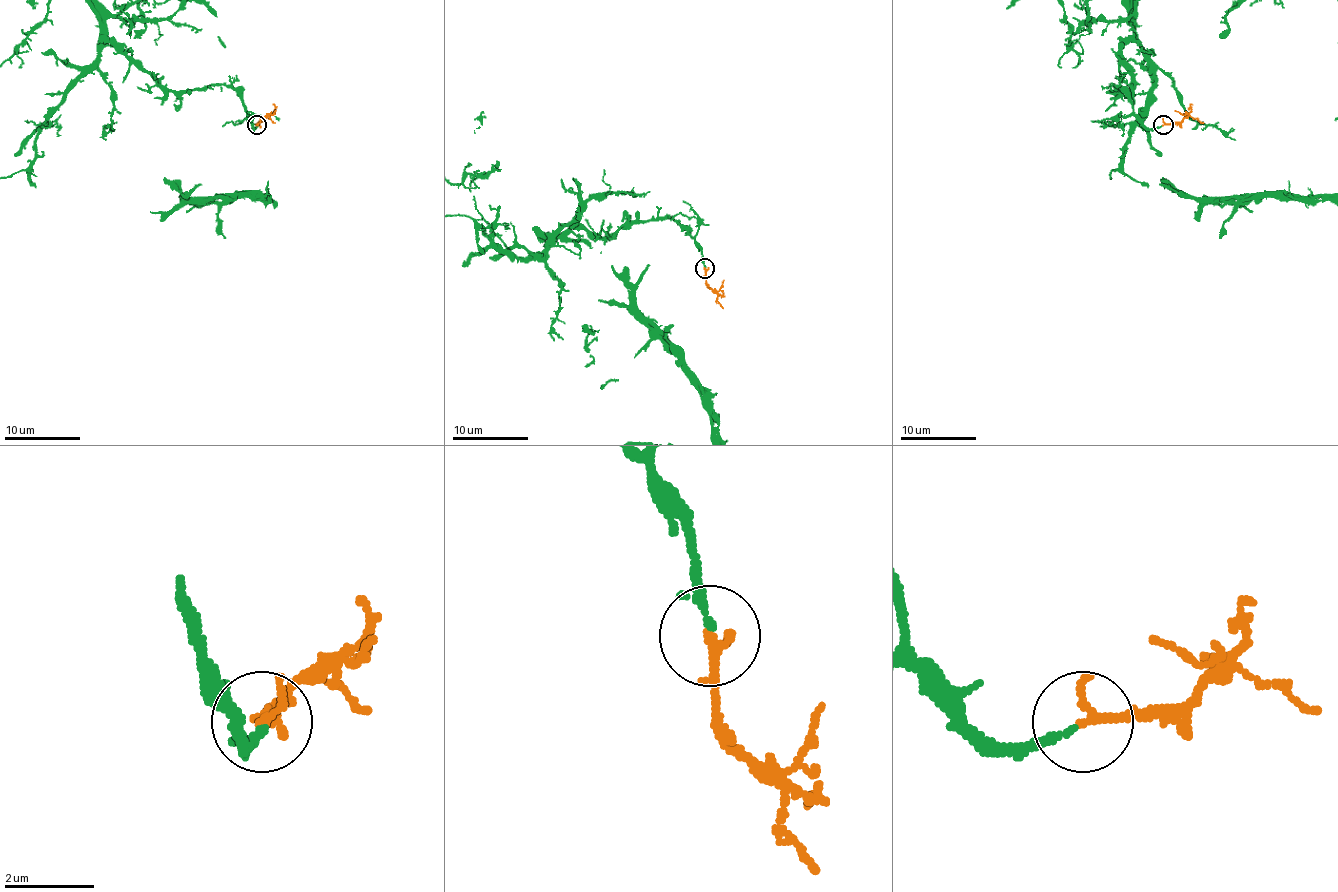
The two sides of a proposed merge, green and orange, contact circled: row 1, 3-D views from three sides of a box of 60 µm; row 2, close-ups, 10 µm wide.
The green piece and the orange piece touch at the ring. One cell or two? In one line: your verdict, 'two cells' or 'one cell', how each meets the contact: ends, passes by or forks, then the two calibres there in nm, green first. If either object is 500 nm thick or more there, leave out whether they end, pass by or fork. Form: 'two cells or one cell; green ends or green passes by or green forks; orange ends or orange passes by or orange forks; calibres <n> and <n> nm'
one cell; green ends; orange passes by; calibres 170 and 160 nm

